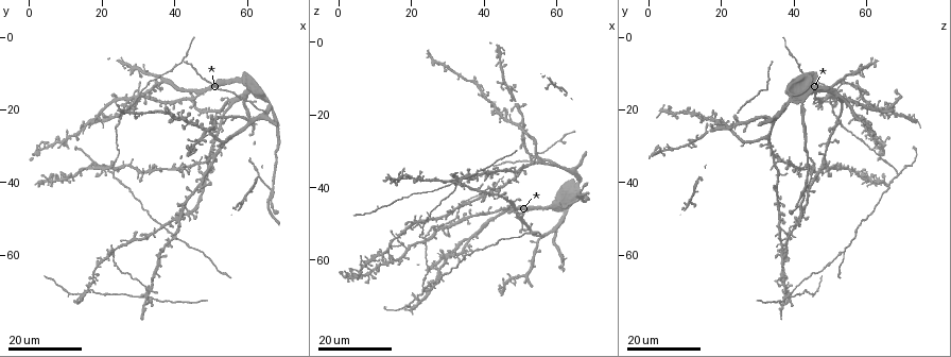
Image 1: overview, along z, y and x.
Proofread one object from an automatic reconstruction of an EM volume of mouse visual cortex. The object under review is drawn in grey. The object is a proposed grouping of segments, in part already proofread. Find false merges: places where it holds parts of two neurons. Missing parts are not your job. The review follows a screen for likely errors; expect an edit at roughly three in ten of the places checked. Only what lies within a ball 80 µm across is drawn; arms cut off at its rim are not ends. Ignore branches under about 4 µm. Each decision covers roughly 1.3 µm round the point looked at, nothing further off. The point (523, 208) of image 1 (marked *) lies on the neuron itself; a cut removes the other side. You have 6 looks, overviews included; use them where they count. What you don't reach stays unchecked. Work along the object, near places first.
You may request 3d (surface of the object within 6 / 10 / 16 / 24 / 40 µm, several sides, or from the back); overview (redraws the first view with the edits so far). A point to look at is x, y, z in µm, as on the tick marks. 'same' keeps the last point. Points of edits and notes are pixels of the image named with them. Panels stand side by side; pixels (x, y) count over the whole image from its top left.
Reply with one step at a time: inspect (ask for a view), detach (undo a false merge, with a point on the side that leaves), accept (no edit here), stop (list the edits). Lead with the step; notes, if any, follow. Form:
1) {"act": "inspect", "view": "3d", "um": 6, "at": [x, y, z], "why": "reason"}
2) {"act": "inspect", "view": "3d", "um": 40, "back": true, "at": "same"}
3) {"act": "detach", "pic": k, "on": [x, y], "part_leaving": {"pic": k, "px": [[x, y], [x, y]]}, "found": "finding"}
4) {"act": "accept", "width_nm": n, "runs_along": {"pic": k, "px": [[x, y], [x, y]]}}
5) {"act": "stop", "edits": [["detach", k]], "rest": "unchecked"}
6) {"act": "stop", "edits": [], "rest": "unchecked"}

{"act": "inspect", "view": "3d", "um": 24, "at": [44.0, 4.5, 38.5]}

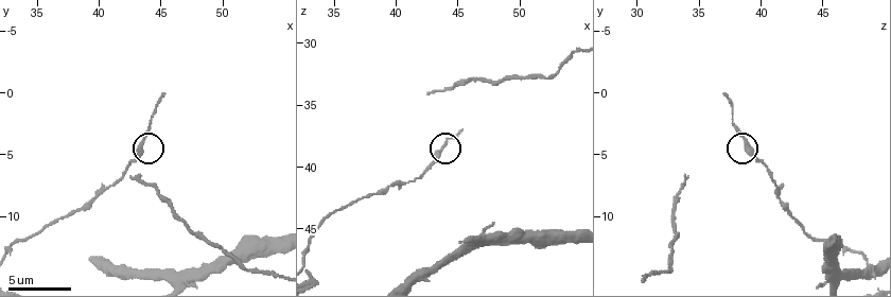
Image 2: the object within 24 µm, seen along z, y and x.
{"act": "inspect", "view": "3d", "um": 10, "at": [43.4, 4.6, 39.0]}

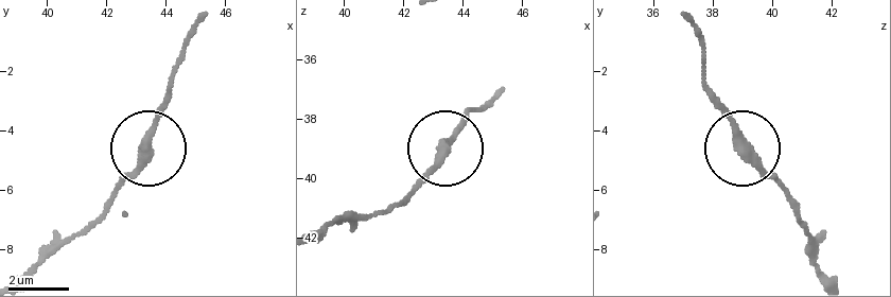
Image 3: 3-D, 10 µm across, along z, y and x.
{"act": "accept", "found": "continuous, no second neuron"}

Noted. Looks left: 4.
{"act": "inspect", "view": "3d", "um": 16, "at": [41.0, 54.0, 36.5], "why": "thin neck"}

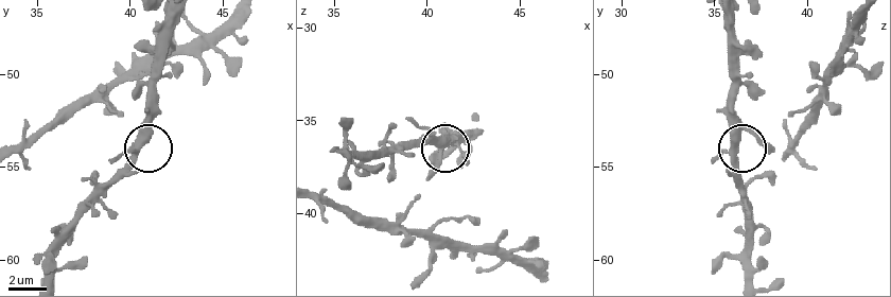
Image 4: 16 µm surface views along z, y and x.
{"act": "inspect", "view": "3d", "um": 6, "at": [40.2, 54.6, 36.0], "why": "closer look"}

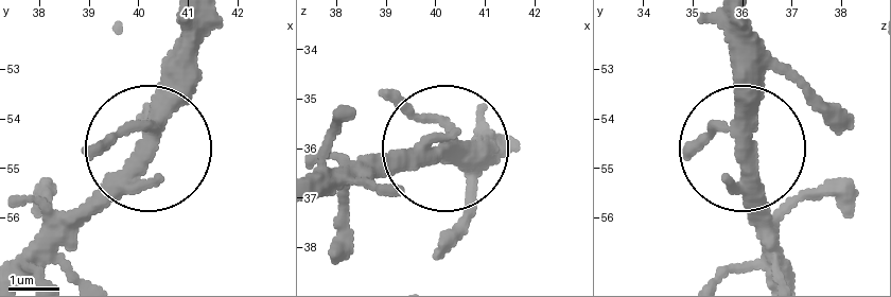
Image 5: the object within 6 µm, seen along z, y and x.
{"act": "accept", "width_nm": 270, "runs_along": {"pic": 5, "px": [[211, 24], [186, 100], [64, 236]]}, "found": "all the same neuron"}

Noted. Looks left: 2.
{"act": "inspect", "view": "3d", "um": 16, "at": [23.0, 38.0, 68.5]}

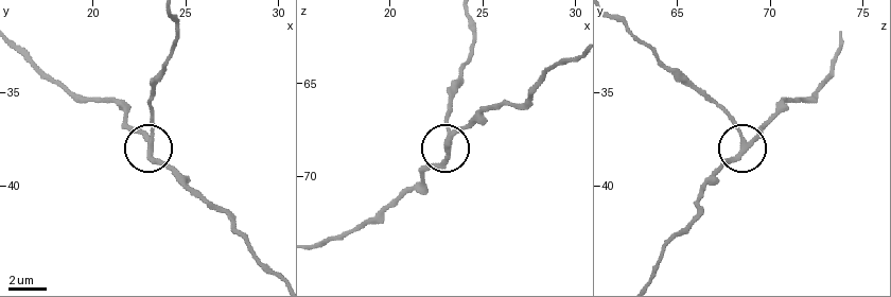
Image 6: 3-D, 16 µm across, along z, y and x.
{"act": "inspect", "view": "3d", "um": 10, "at": [23.0, 37.8, 69.0], "why": "zoom in"}

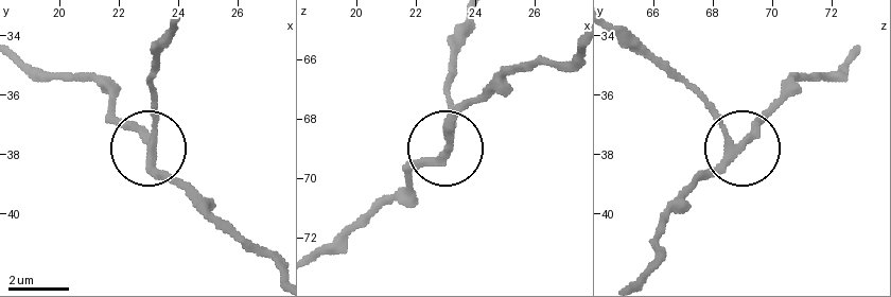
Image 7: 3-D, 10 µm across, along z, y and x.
{"act": "accept", "runs_along": {"pic": 7, "px": [[469, 18], [447, 94], [443, 147], [396, 198]]}, "found": "one neuron here"}

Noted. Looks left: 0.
{"act": "stop", "edits": [], "rest": "unchecked"}

